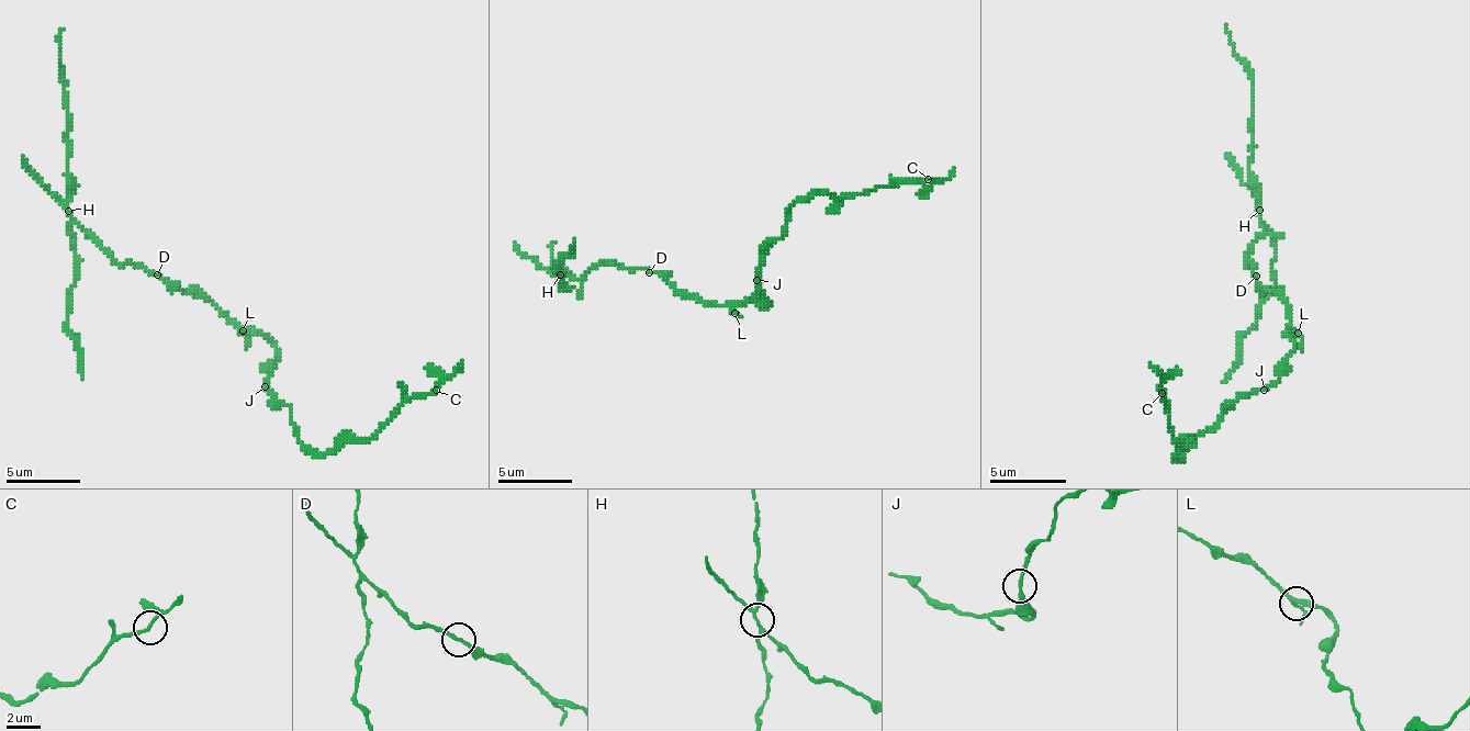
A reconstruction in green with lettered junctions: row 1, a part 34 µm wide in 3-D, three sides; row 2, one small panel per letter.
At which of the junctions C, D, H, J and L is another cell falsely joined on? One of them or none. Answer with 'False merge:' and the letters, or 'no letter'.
False merge: H

